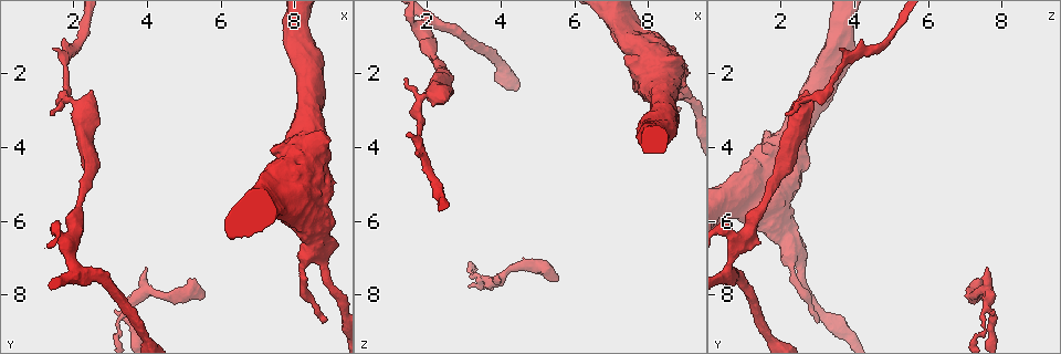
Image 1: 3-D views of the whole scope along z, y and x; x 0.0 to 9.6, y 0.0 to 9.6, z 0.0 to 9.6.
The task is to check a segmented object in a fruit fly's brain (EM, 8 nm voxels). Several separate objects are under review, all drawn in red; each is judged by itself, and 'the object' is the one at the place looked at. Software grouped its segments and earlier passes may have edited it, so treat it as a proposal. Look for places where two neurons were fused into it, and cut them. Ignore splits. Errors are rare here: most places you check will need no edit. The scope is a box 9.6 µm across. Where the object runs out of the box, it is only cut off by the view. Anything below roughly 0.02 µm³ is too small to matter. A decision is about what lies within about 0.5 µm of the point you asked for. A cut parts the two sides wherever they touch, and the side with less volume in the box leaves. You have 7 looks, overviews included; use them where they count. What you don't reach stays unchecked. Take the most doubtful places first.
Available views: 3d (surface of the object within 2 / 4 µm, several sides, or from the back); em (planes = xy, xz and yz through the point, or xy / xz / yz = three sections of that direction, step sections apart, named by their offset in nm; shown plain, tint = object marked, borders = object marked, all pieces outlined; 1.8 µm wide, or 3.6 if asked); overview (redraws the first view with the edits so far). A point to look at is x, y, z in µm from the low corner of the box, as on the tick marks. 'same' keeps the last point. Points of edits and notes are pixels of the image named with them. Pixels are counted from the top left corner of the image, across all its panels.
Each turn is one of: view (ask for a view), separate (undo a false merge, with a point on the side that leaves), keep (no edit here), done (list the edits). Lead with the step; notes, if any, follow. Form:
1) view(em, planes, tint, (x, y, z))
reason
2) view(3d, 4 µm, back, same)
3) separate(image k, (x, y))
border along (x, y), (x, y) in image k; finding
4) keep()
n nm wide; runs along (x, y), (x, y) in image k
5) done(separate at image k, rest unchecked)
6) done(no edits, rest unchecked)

view(em, 3.6 µm, xz, step 8, tint, (8.65, 6.90, 2.50))
thick turns thin

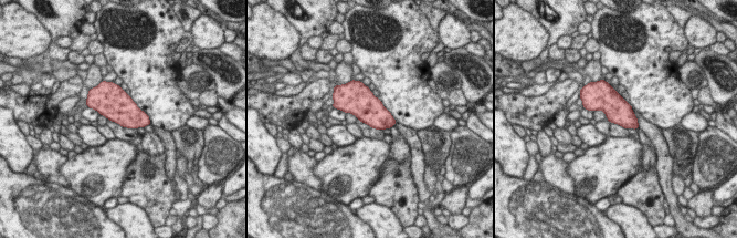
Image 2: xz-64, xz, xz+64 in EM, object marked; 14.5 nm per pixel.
view(em, 3.6 µm, planes, tint, same)

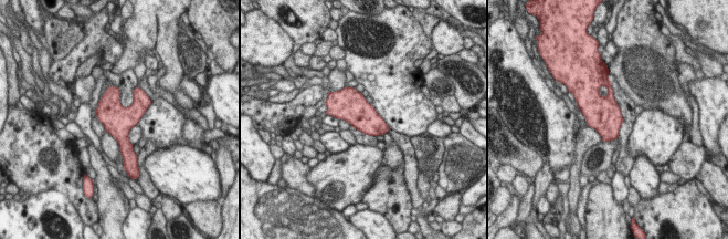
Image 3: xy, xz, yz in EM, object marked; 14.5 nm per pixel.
keep()
all the same neuron

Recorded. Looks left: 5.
view(em, 3.6 µm, xz, step 4, tint, (7.90, 5.50, 1.25))
sudden change in width

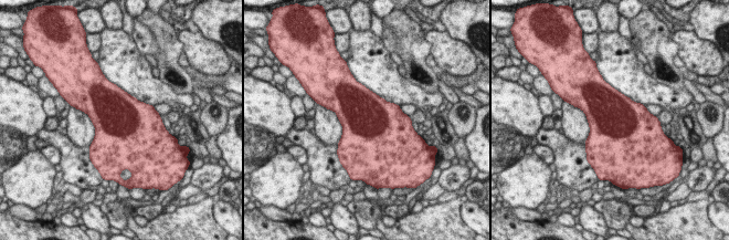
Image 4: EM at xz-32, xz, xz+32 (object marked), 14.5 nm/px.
view(em, 3.6 µm, planes, borders, same)
another direction

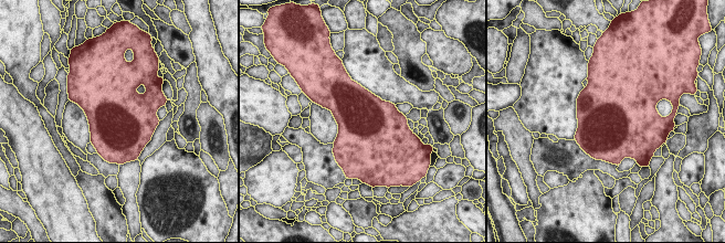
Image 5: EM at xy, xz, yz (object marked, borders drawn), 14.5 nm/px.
keep()
900 nm wide; continuous, no second neuron

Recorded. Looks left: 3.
view(3d, 4 µm, (1.95, 6.60, 0.95))
calibre changes

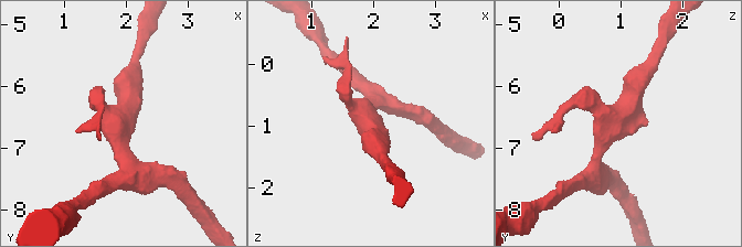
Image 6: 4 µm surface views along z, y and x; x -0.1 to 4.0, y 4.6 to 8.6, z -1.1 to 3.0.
view(em, planes, tint, (1.90, 6.55, 0.90))
now the EM

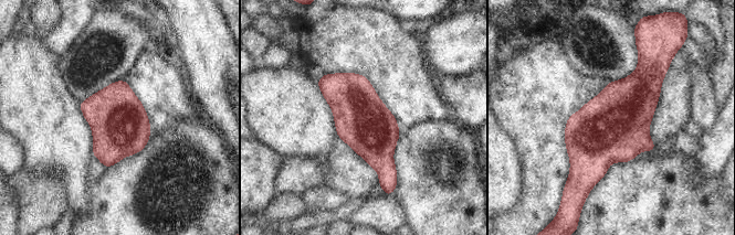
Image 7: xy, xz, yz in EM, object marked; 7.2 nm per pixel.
keep()
400 nm wide; all the same neuron

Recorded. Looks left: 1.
done(no edits, rest unchecked)

